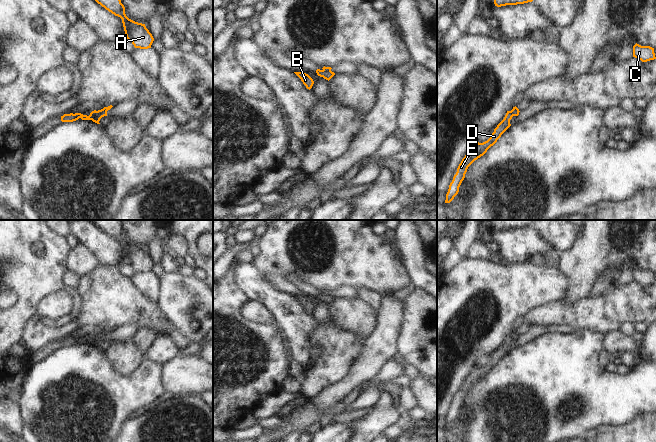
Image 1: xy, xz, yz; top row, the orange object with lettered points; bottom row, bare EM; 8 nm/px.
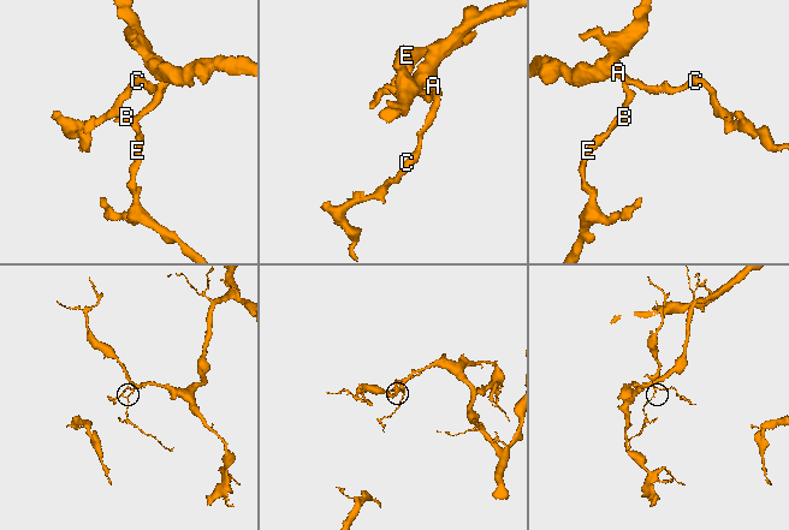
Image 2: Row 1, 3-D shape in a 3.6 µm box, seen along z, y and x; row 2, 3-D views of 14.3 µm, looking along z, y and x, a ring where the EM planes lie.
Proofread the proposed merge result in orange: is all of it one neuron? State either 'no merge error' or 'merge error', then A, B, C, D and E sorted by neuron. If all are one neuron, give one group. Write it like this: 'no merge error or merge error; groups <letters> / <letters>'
merge error; groups A B C / D E

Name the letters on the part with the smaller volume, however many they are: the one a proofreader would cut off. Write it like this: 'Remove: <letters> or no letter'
Remove: D, E

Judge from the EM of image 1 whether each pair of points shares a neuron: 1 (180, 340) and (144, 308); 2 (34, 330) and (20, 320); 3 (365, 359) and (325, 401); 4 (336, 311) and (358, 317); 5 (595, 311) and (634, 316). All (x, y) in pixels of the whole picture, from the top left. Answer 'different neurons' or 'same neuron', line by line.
1: different neurons
2: different neurons
3: same neuron
4: same neuron
5: same neuron

